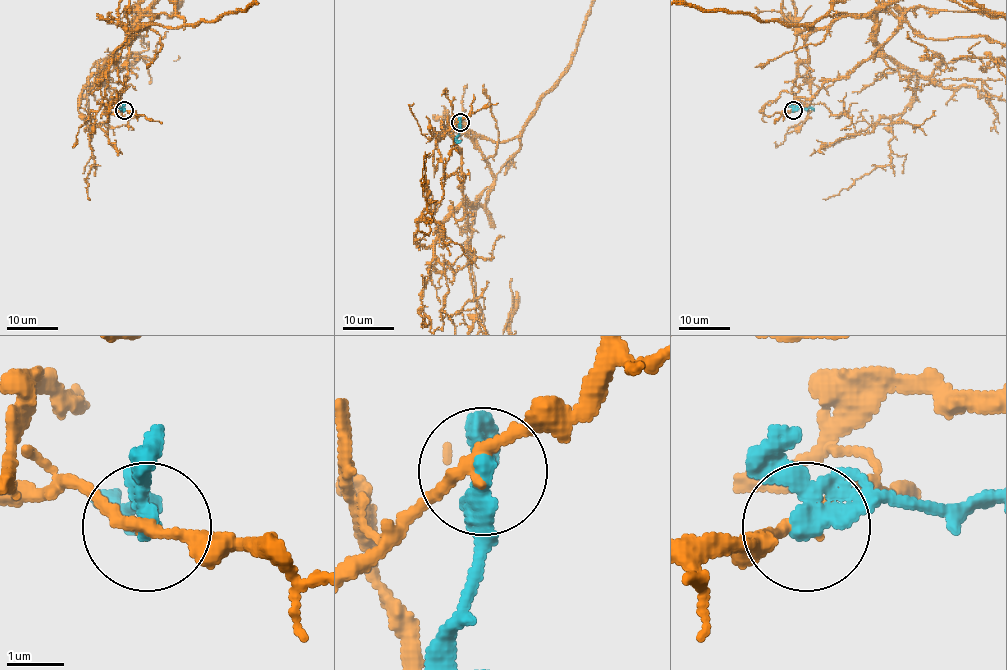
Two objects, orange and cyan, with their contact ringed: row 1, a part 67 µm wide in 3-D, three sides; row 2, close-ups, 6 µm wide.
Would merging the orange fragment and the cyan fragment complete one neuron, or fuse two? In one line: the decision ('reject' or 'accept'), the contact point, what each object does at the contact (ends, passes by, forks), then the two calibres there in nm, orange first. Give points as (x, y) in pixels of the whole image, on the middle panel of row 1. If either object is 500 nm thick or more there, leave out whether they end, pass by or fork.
reject; place (460, 122); orange passes by; cyan passes by; calibres 200 and 280 nm

